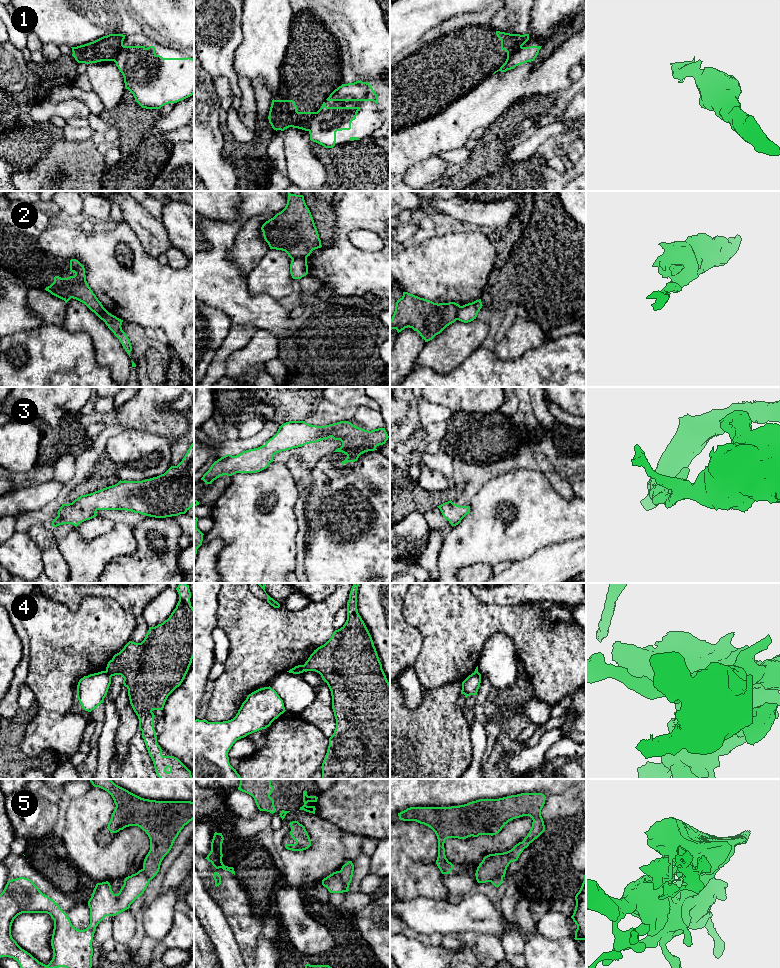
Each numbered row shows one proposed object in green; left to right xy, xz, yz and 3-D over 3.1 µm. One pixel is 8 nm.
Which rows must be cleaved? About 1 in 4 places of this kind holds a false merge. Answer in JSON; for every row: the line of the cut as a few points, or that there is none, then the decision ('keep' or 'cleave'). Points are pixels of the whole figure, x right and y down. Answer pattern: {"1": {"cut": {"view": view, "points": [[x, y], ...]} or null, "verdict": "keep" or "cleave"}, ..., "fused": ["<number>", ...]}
{"1": {"cut": {"view": "xz", "points": [[316, 112], [308, 130]]}, "verdict": "cleave"}, "2": {"cut": null, "verdict": "keep"}, "3": {"cut": null, "verdict": "keep"}, "4": {"cut": {"view": "xy", "points": [[105, 671], [110, 677]]}, "verdict": "cleave"}, "5": {"cut": {"view": "xz", "points": [[339, 871], [344, 891]]}, "verdict": "cleave"}, "fused": ["1", "4", "5"]}

